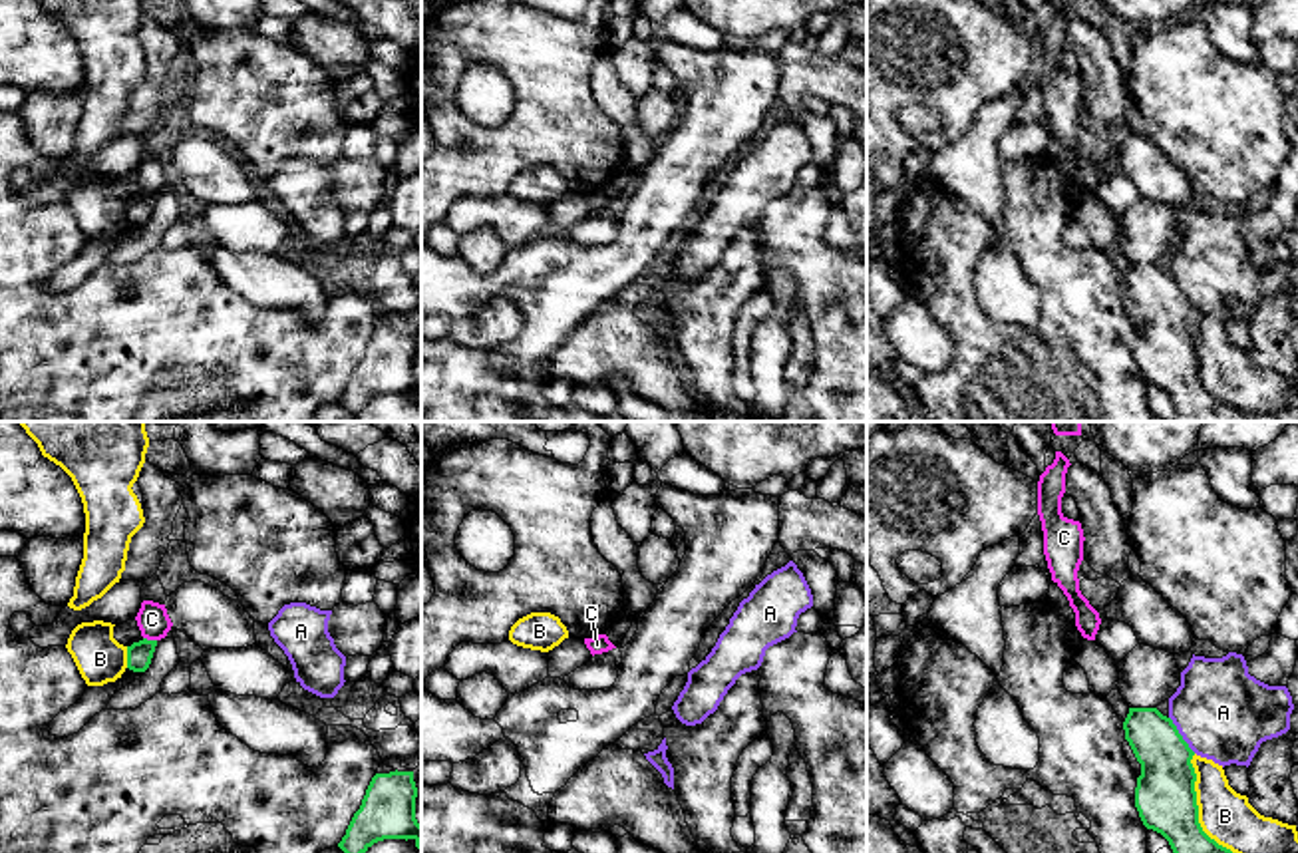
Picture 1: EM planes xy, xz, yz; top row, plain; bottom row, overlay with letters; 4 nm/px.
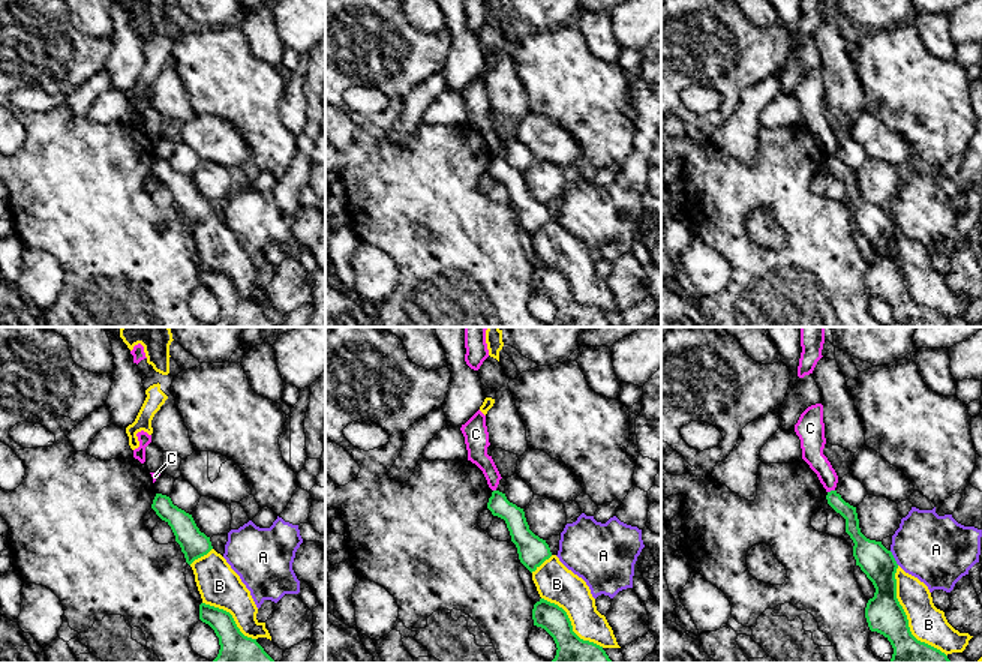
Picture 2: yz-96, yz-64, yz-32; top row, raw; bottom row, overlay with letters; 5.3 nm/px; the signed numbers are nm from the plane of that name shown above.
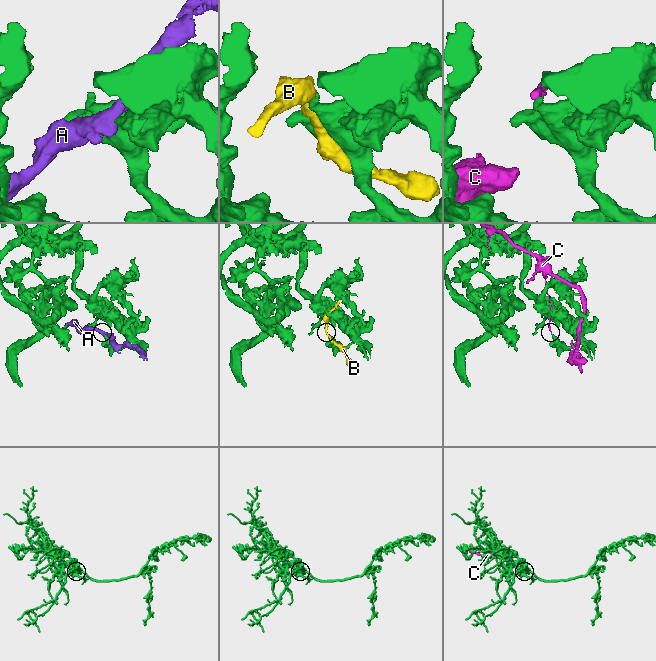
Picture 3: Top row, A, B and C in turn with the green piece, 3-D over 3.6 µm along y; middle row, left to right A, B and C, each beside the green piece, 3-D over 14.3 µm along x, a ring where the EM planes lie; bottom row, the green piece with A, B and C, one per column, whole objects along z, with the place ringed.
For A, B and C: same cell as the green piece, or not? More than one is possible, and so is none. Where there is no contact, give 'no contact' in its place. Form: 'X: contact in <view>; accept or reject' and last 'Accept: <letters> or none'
A: contact in yz; reject
B: contact in yz; reject
C: contact in xy; reject
Accept: none

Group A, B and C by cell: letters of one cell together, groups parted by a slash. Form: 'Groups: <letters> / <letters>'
Groups: A / B / C

